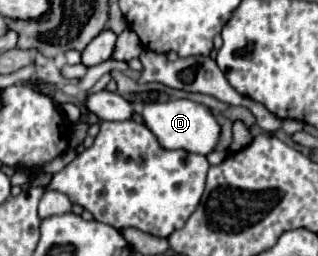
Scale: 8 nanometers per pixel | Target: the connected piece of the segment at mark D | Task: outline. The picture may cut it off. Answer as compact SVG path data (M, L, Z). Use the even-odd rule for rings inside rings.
M170 100L170 102L150 102L142 110L144 124L156 134L162 148L186 150L194 154L210 154L220 140L220 124L210 112L210 108L196 104L192 100Z

